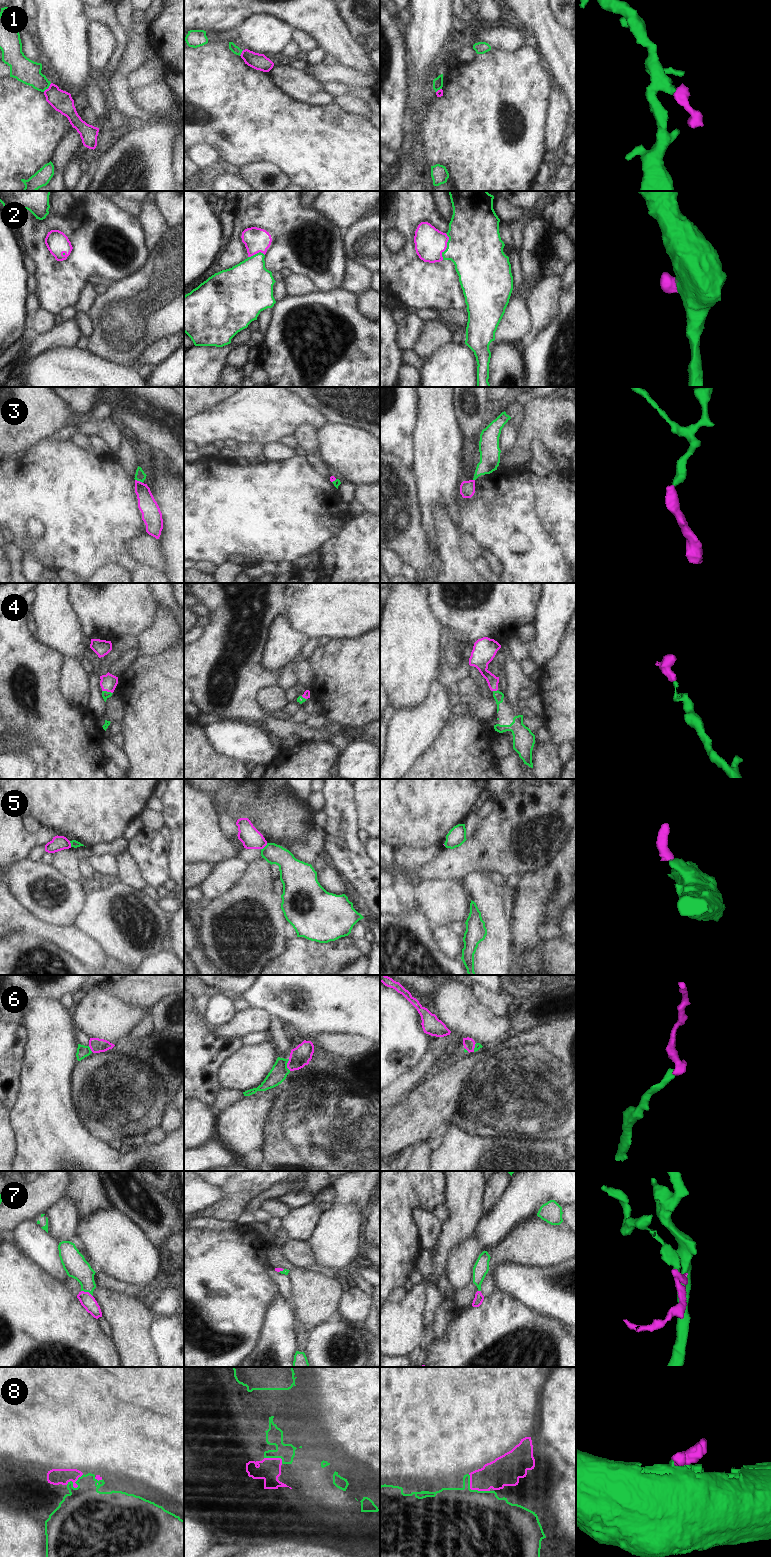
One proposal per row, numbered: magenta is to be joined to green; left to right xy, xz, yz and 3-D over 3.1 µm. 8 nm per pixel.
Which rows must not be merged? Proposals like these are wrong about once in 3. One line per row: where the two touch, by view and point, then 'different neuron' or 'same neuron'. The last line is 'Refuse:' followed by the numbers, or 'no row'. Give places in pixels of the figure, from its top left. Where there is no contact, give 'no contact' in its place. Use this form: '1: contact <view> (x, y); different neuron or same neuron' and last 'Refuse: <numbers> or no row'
1: contact xy (47, 88); different neuron
2: contact yz (447, 246); same neuron
3: contact xy (139, 480); different neuron
4: contact xy (106, 691); same neuron
5: contact xz (265, 846); different neuron
6: contact xz (286, 1065); same neuron
7: contact xy (87, 1291); same neuron
8: contact yz (473, 1490); different neuron
Refuse: 1, 3, 5, 8

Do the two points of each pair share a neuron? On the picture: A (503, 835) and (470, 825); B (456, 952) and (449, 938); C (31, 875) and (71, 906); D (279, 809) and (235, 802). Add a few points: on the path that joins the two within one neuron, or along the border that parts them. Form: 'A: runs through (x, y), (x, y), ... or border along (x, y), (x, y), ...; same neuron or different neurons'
A: border along (479, 821), (475, 830); different neurons
B: runs through (453, 949), (449, 941); same neuron
C: runs through (46, 873), (66, 882), (69, 891); same neuron
D: runs through (268, 808), (258, 802), (246, 802); same neuron

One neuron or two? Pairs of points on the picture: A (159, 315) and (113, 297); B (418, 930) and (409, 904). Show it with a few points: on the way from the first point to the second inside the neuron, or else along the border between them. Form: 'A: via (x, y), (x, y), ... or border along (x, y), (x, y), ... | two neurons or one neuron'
A: via (148, 309), (124, 308) | one neuron
B: via (414, 924), (414, 916), (411, 910) | one neuron

